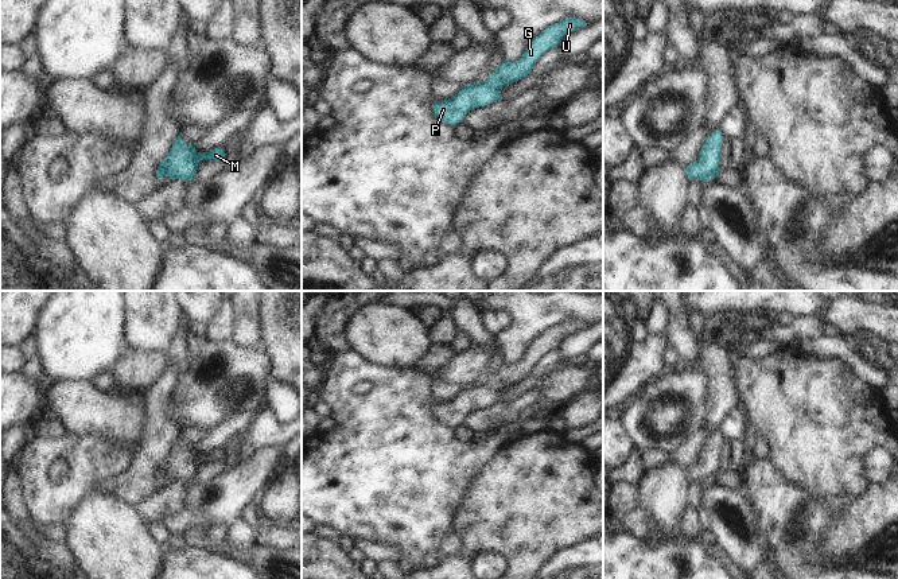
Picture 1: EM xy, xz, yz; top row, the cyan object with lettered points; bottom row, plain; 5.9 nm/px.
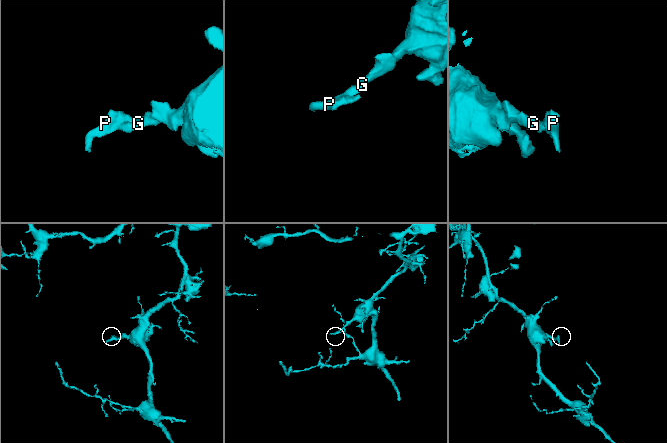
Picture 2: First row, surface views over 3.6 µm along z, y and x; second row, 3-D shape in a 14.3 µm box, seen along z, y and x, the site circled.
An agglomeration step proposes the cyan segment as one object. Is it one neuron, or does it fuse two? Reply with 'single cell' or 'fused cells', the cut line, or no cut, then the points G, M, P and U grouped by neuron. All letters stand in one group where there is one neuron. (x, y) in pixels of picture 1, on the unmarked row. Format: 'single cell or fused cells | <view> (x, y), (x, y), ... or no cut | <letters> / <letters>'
single cell | no cut | G M P U

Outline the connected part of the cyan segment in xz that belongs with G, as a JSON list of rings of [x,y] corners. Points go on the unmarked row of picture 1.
[[[572,318],[552,326],[526,347],[518,362],[504,362],[482,385],[473,384],[463,388],[454,399],[444,403],[435,403],[434,416],[450,428],[455,428],[463,424],[464,417],[470,412],[501,403],[501,392],[504,388],[524,381],[547,353],[559,347],[565,335],[583,330],[584,327],[587,327],[586,323]]]

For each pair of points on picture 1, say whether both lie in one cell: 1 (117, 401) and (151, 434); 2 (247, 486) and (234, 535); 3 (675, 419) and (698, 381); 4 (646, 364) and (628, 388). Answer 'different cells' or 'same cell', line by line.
1: different cells
2: different cells
3: same cell
4: same cell

